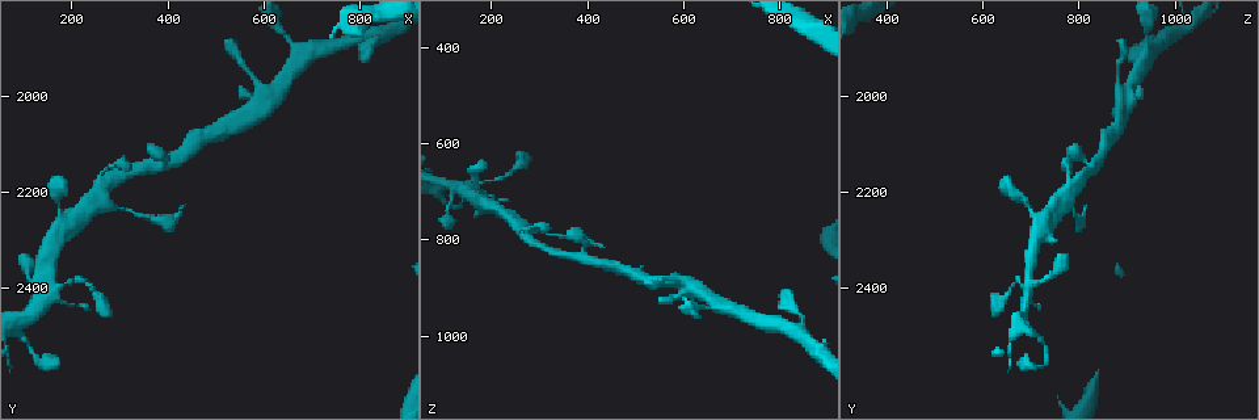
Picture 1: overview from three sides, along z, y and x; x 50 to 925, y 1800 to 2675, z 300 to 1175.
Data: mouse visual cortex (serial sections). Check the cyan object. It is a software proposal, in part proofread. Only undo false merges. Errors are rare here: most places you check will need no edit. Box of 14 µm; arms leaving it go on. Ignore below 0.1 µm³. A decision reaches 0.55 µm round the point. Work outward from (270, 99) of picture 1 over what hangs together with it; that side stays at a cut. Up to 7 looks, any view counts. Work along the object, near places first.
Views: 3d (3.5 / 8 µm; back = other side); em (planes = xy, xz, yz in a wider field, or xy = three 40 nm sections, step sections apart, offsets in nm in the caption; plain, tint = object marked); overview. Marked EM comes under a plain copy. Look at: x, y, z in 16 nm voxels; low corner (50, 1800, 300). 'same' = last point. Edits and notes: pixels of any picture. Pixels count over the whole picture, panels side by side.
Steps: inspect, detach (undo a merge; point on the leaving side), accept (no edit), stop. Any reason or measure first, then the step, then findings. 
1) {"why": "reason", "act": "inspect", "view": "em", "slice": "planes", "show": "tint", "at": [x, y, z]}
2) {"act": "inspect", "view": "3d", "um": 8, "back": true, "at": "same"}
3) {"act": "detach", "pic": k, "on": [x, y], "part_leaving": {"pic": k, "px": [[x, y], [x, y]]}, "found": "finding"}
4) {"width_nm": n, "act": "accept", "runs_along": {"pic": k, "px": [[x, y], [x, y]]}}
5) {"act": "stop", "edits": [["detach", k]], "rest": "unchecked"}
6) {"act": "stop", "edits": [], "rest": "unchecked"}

{"why": "three-way junction", "act": "inspect", "view": "3d", "um": 3.5, "at": [390, 2150, 835]}

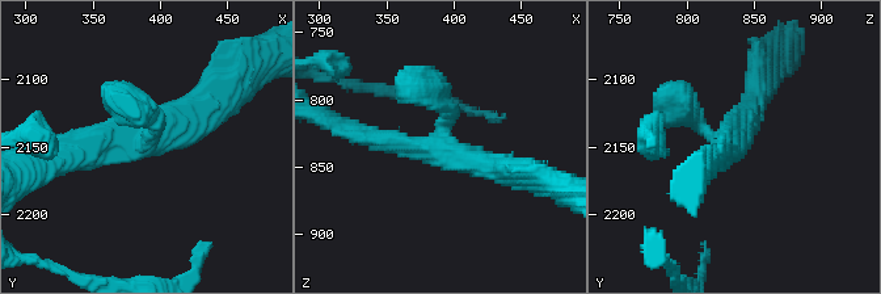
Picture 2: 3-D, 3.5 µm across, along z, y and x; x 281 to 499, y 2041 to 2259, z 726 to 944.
{"arms": 3, "arm_widths_nm": [250, 250, 300], "why": "now the EM", "act": "inspect", "view": "em", "slice": "xy", "step": 1, "show": "tint", "at": [384, 2146, 834]}

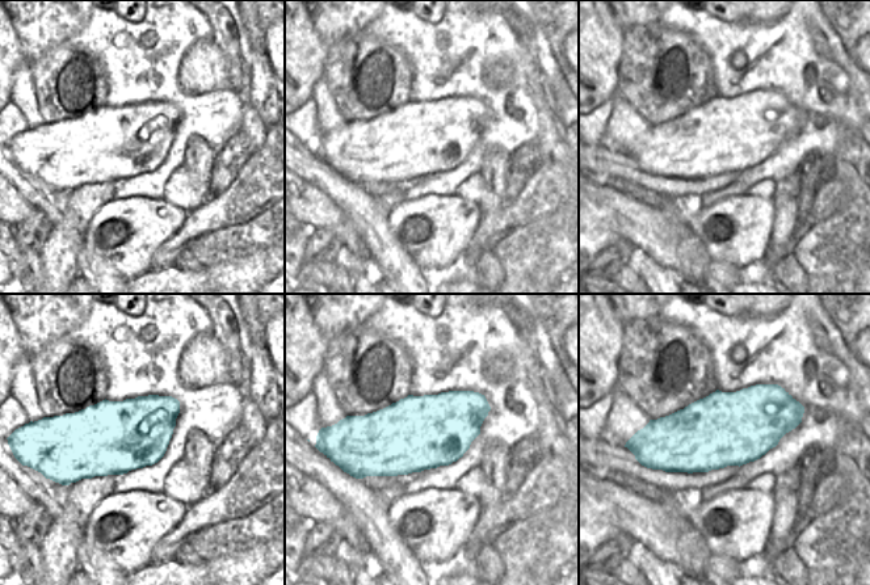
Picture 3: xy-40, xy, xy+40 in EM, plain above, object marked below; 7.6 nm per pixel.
{"act": "accept", "runs_along": {"pic": 2, "px": [[207, 93], [139, 138], [58, 154]]}, "found": "one cell here"}

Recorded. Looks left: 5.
{"why": "sudden change in width", "act": "inspect", "view": "3d", "um": 3.5, "at": [190, 2390, 685]}

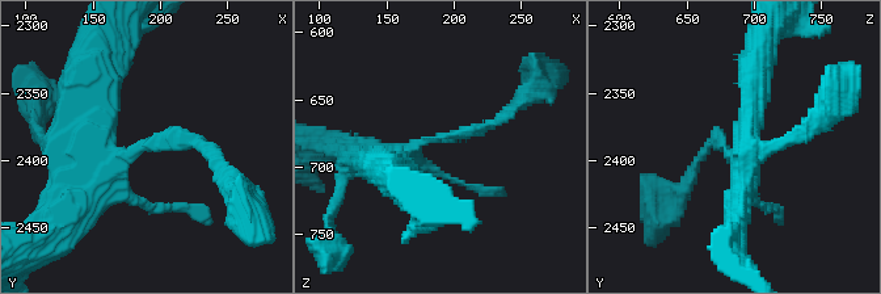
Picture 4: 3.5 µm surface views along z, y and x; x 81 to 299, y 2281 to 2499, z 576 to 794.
{"arm_widths_nm": [150, 300], "act": "accept", "found": "one cell here"}

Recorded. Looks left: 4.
{"why": "two arms in line, one across", "act": "inspect", "view": "3d", "um": 3.5, "back": true, "at": [680, 1925, 935]}

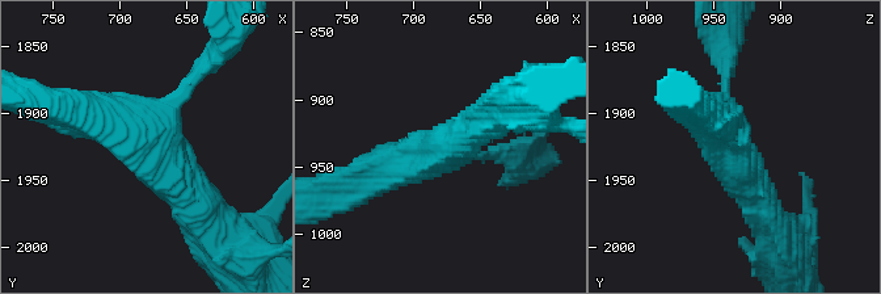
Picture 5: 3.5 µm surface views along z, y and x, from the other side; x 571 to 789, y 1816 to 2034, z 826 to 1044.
{"arms": 3, "arm_widths_nm": [150, 450, 500], "why": "now the EM", "act": "inspect", "view": "em", "slice": "xy", "step": 5, "show": "tint", "at": [680, 1930, 936]}

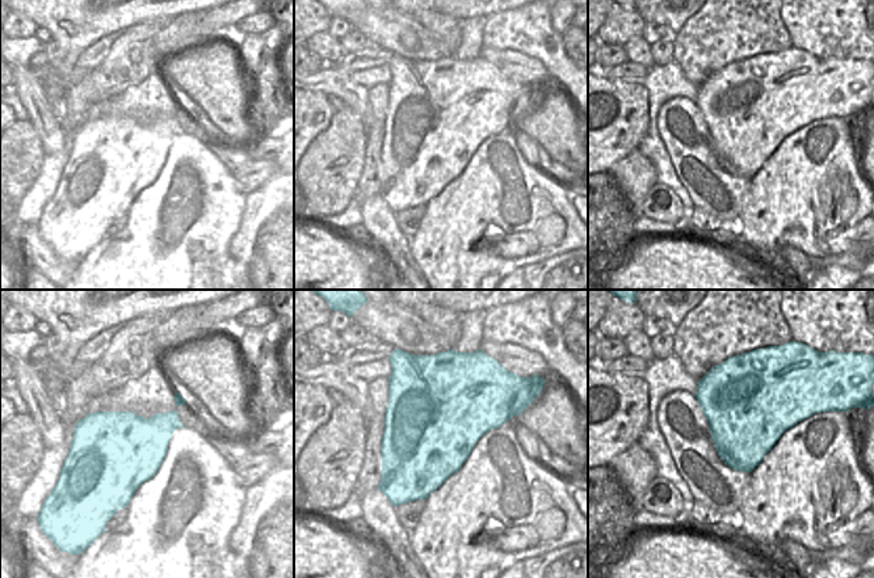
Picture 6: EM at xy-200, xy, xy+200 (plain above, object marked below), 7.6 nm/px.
{"act": "accept", "found": "all the same cell"}

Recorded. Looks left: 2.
{"act": "stop", "edits": [], "rest": "unchecked"}

